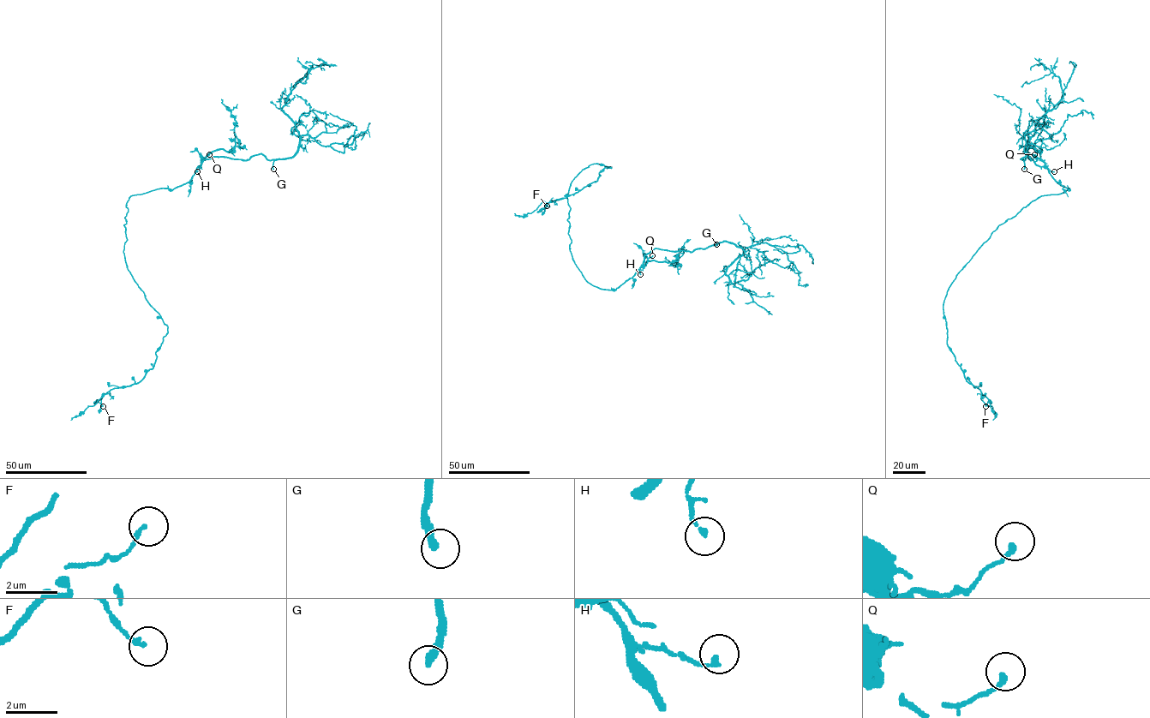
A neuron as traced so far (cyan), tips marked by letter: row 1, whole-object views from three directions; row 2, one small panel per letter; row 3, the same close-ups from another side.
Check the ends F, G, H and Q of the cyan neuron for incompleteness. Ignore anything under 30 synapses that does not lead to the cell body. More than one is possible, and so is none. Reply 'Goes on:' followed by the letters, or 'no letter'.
Goes on: G

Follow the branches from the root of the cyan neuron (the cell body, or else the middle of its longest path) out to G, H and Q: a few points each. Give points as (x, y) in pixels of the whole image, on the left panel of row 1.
G: (137, 194), (182, 186), (204, 159), (212, 157), (247, 160), (262, 153), (273, 160), (273, 169)
H: (137, 194), (159, 188), (173, 189), (188, 182), (197, 171)
Q: (137, 194), (159, 188), (173, 189), (185, 183), (209, 154)

